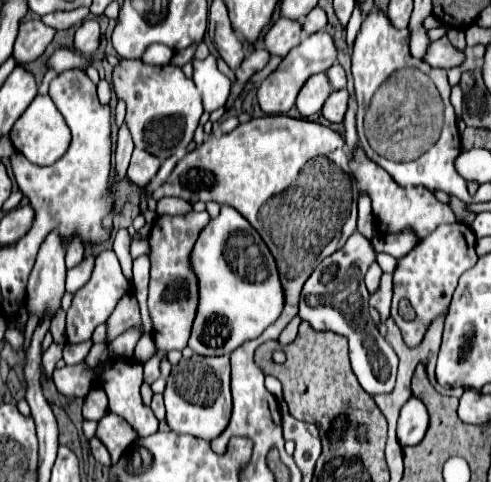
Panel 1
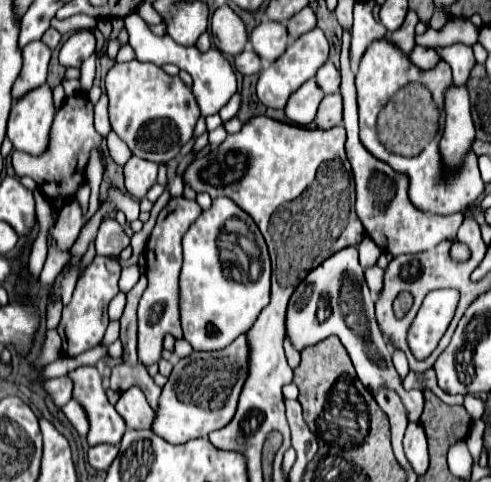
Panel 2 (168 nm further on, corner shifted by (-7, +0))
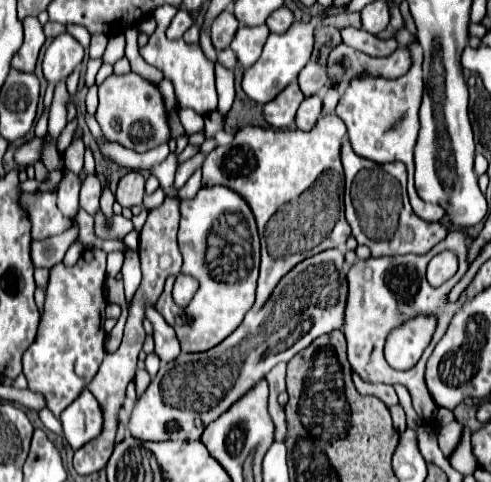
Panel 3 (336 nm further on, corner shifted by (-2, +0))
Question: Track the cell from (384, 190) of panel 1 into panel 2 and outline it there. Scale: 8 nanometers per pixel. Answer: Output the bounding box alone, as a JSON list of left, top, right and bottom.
[341,72,463,256]

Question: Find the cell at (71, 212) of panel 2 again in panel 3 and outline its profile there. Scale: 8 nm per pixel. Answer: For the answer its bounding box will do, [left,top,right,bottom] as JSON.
[58,172,80,220]

